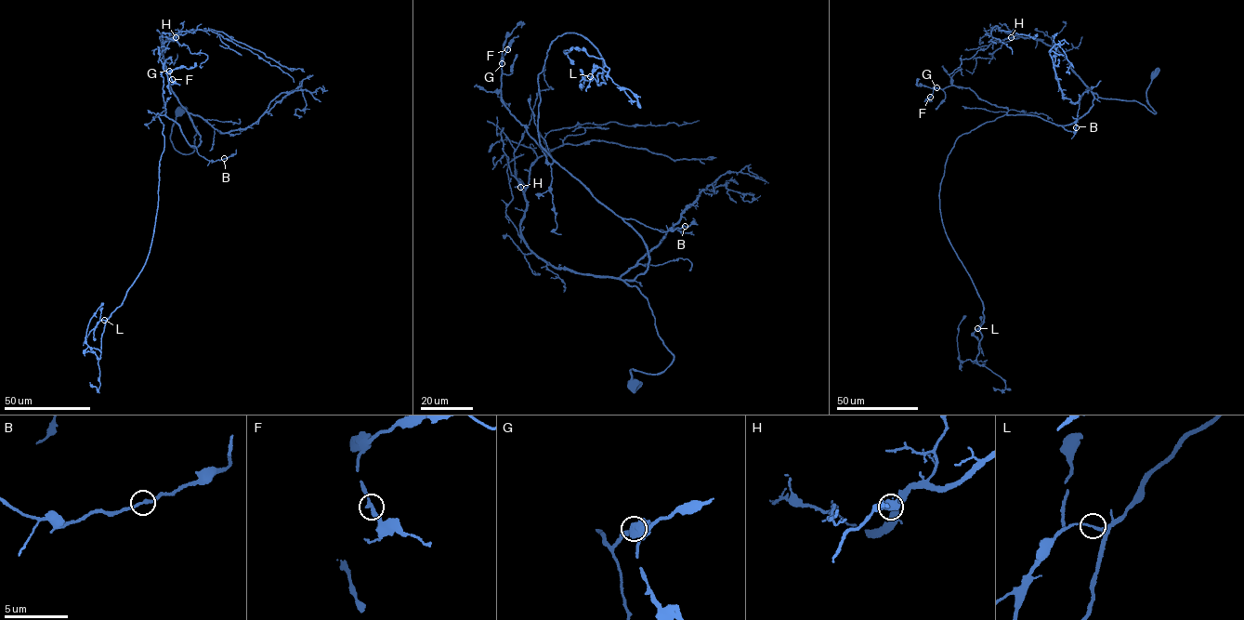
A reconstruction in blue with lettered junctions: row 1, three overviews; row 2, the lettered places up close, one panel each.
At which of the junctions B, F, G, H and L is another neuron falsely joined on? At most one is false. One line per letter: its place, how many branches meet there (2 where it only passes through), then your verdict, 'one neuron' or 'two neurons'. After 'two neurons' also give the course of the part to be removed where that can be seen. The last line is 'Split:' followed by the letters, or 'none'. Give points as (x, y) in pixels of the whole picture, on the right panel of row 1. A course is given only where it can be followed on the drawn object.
B: at (1076, 127); 2 branches meet; one neuron
F: at (930, 97); 2 branches meet; one neuron
G: at (936, 87); 2 branches meet; one neuron
H: at (1011, 37); 2 branches meet; one neuron
L: at (977, 328); 2 branches meet; one neuron
Split: none

